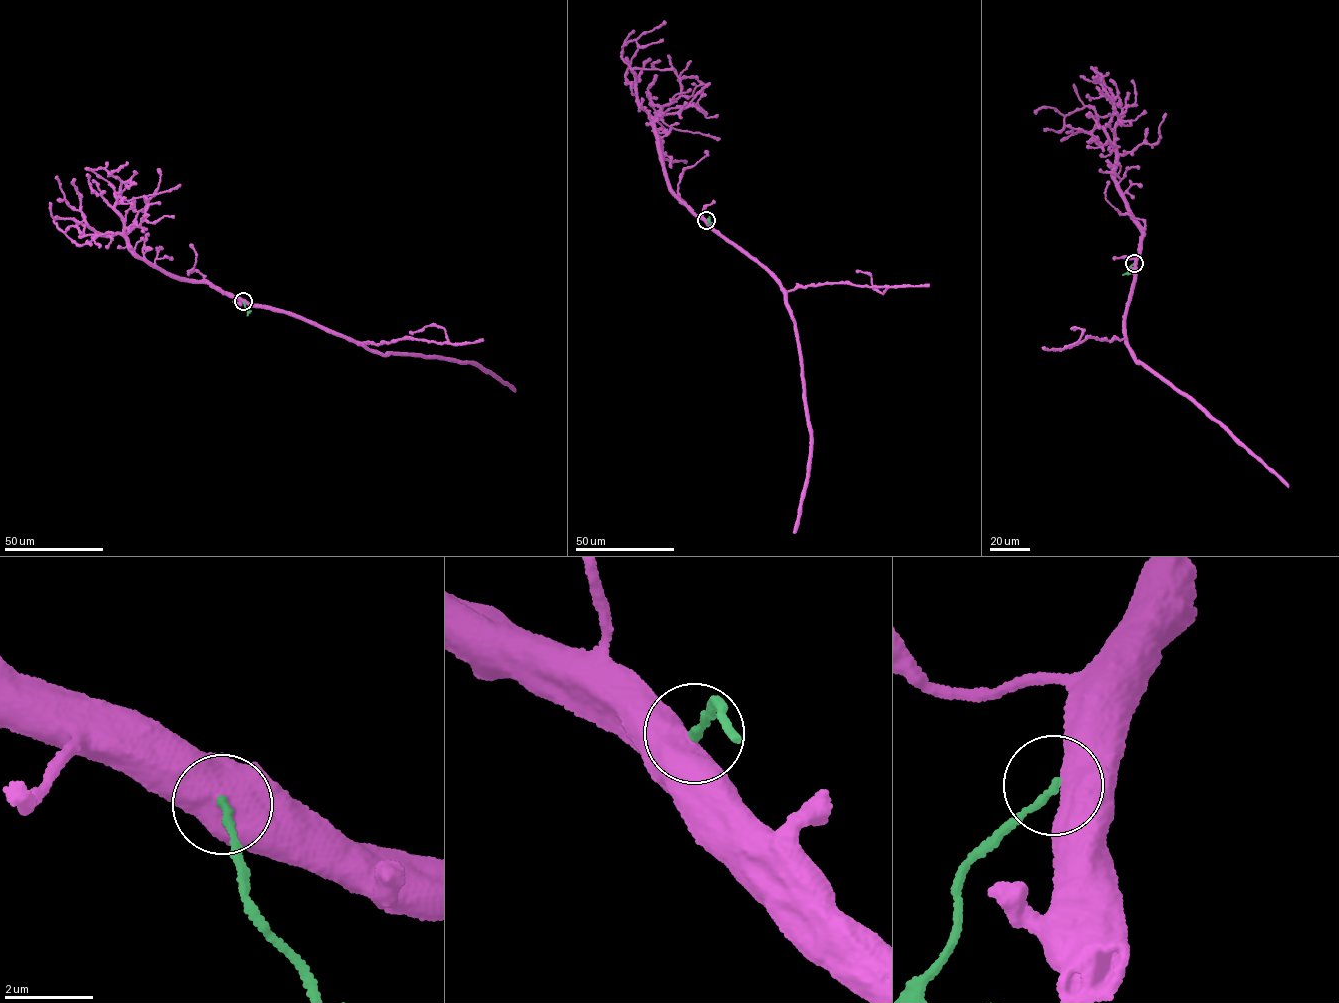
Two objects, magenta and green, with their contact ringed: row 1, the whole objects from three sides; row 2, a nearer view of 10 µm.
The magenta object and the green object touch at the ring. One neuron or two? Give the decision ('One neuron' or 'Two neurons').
Two neurons

